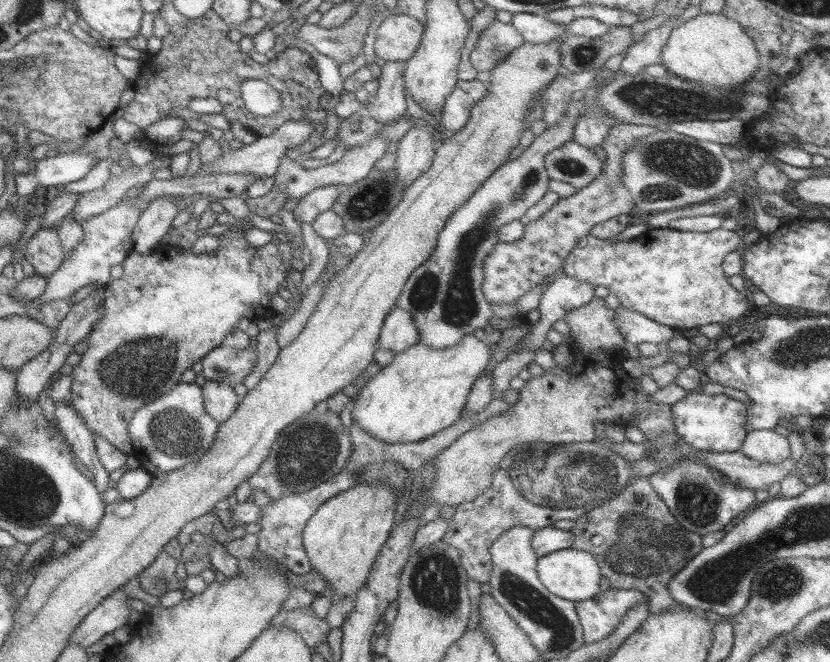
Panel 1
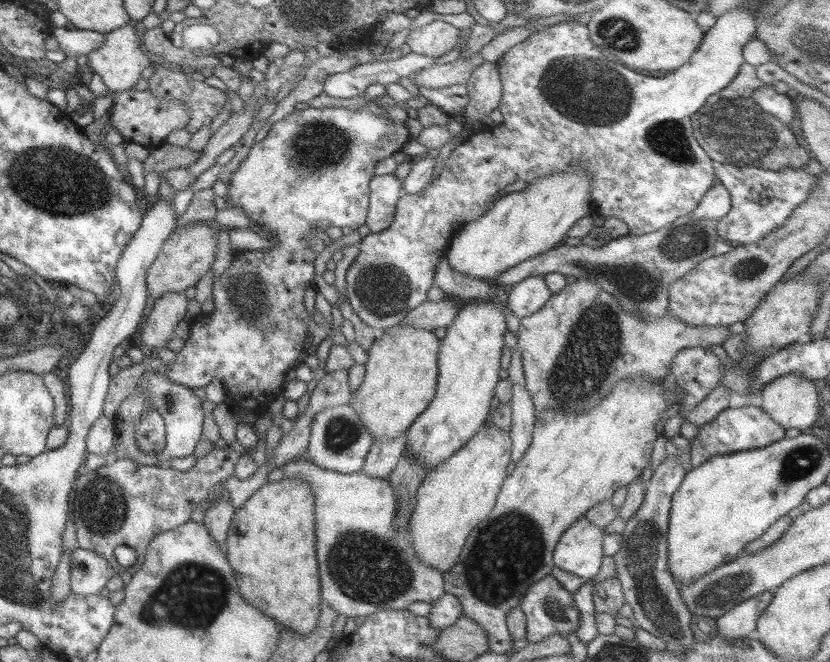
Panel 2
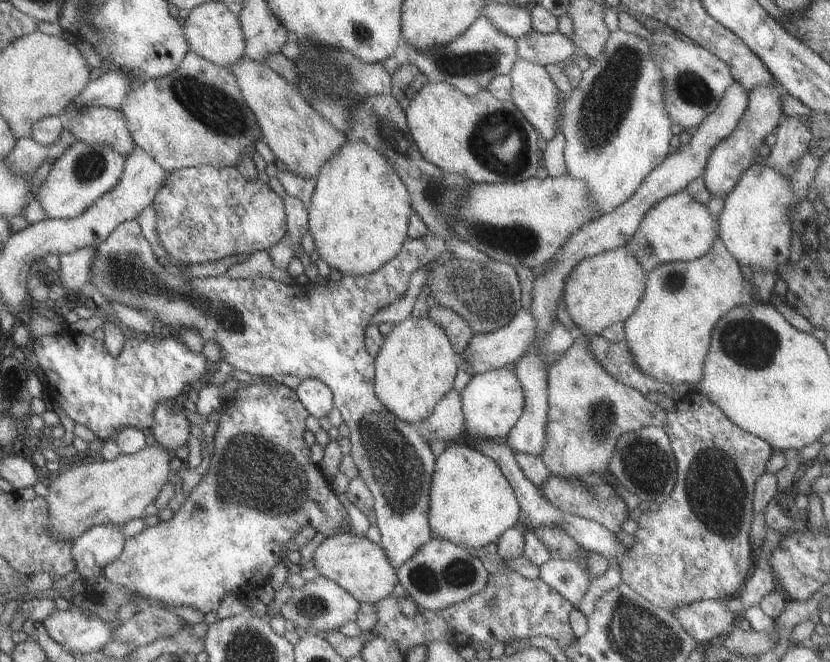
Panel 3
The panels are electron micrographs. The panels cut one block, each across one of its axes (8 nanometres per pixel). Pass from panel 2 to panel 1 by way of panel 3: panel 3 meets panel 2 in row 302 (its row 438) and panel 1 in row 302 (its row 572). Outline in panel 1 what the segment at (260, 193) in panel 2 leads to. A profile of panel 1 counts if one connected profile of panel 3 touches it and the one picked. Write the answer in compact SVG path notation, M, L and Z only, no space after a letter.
M237 226L230 228L223 232L218 238L218 247L215 251L203 254L190 253L190 249L181 250L170 244L156 247L151 253L147 255L137 254L132 250L127 253L123 262L119 264L123 269L121 276L117 279L110 280L102 288L101 302L103 306L103 313L101 318L97 319L95 324L92 324L92 330L87 333L84 338L86 341L85 350L80 354L79 363L67 372L70 375L70 393L67 401L70 403L71 408L75 414L81 417L81 420L96 436L100 436L105 442L115 447L119 452L124 455L129 455L133 452L132 446L128 435L128 422L131 415L148 402L167 394L171 388L180 382L180 374L183 374L184 369L189 369L193 363L198 362L210 350L222 345L223 337L235 328L237 321L244 318L248 324L253 324L256 320L263 320L273 313L270 311L269 301L271 295L277 292L278 284L286 278L285 267L277 254L277 249L273 243L269 242L260 247L250 247L249 243L245 240L243 233L238 233Z

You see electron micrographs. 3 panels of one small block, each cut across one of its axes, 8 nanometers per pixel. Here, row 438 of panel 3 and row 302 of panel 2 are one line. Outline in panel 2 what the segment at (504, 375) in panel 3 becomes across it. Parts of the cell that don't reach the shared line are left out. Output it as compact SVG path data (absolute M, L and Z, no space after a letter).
M503 291L501 296L492 302L461 304L455 318L446 326L445 336L440 340L436 358L437 376L433 398L422 414L418 414L404 432L406 438L404 451L409 458L424 468L425 473L459 450L479 430L487 418L489 402L494 396L494 386L500 381L497 372L500 370L499 356L504 345L503 331L506 329L502 295Z

